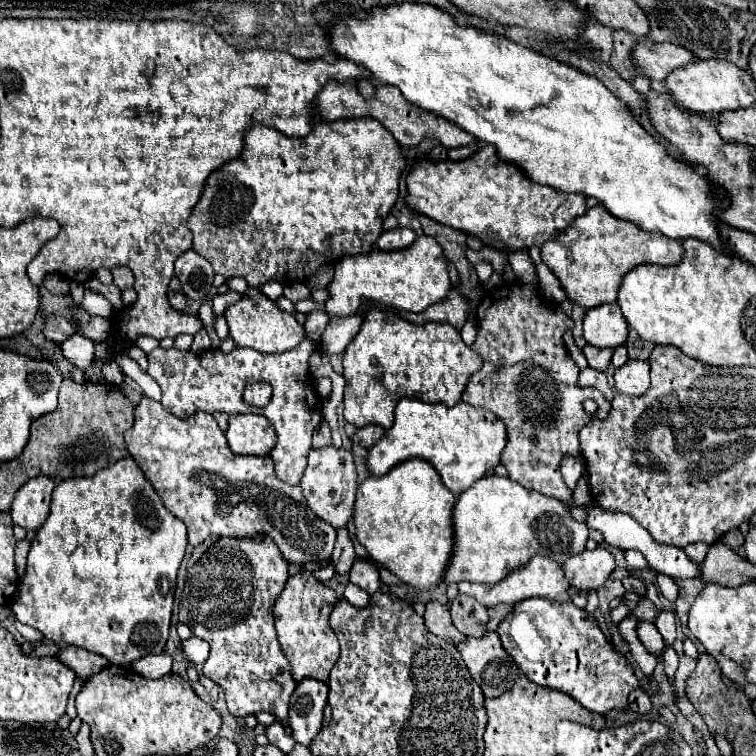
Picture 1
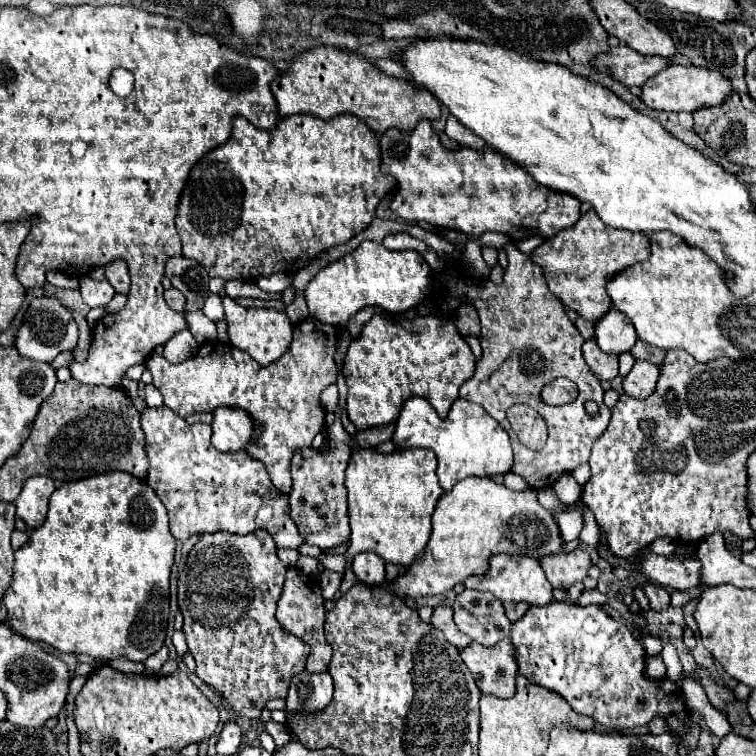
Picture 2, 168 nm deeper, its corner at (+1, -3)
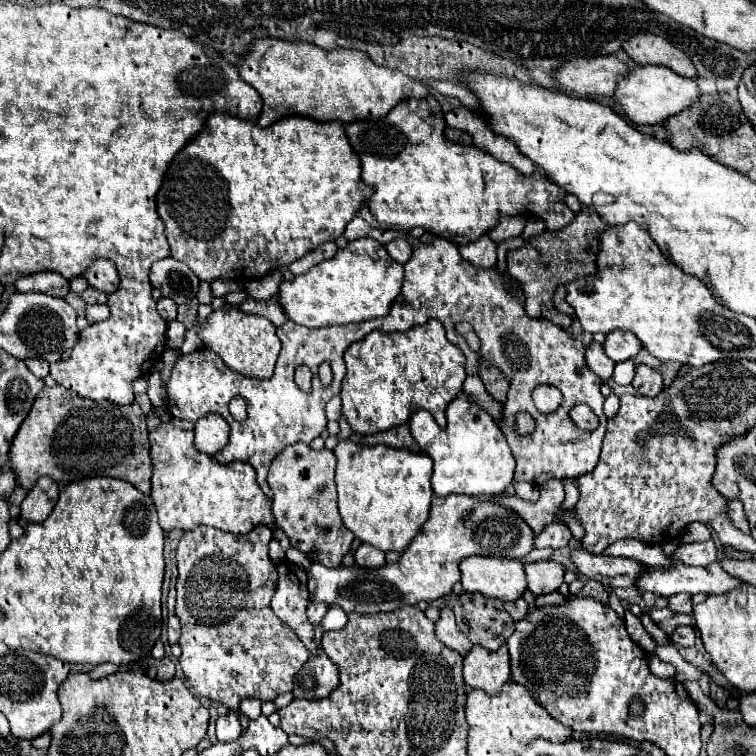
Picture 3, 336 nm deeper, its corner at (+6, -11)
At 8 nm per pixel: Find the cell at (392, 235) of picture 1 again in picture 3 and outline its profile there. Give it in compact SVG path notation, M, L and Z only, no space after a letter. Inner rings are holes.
M393 239L385 245L385 249L391 255L391 259L395 259L399 263L407 263L411 259L411 253L413 253L413 247L405 239Z

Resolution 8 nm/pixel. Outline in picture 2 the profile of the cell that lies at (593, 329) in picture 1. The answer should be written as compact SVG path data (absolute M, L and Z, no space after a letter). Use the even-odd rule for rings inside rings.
M610 309L598 323L596 323L596 339L598 347L604 353L626 353L634 347L638 335L632 327L630 319L620 311Z

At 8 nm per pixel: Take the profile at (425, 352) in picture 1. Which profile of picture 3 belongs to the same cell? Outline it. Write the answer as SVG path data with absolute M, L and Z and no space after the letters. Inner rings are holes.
M435 319L405 333L385 335L383 331L371 331L345 351L345 365L347 375L341 387L343 415L359 435L403 425L419 409L429 411L439 427L445 427L445 409L463 389L467 377L463 353L447 341L443 325Z

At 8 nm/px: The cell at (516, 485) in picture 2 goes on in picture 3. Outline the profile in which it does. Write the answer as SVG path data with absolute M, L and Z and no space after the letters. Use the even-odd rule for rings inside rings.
M517 481L517 483L513 483L513 487L515 487L515 497L519 497L519 499L531 501L531 503L535 503L539 499L539 487L535 487L531 483Z

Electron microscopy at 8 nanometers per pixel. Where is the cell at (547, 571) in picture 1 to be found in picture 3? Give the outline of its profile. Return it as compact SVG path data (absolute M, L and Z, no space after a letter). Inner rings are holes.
M467 557L461 561L463 589L503 603L517 601L527 589L523 563L499 557Z

